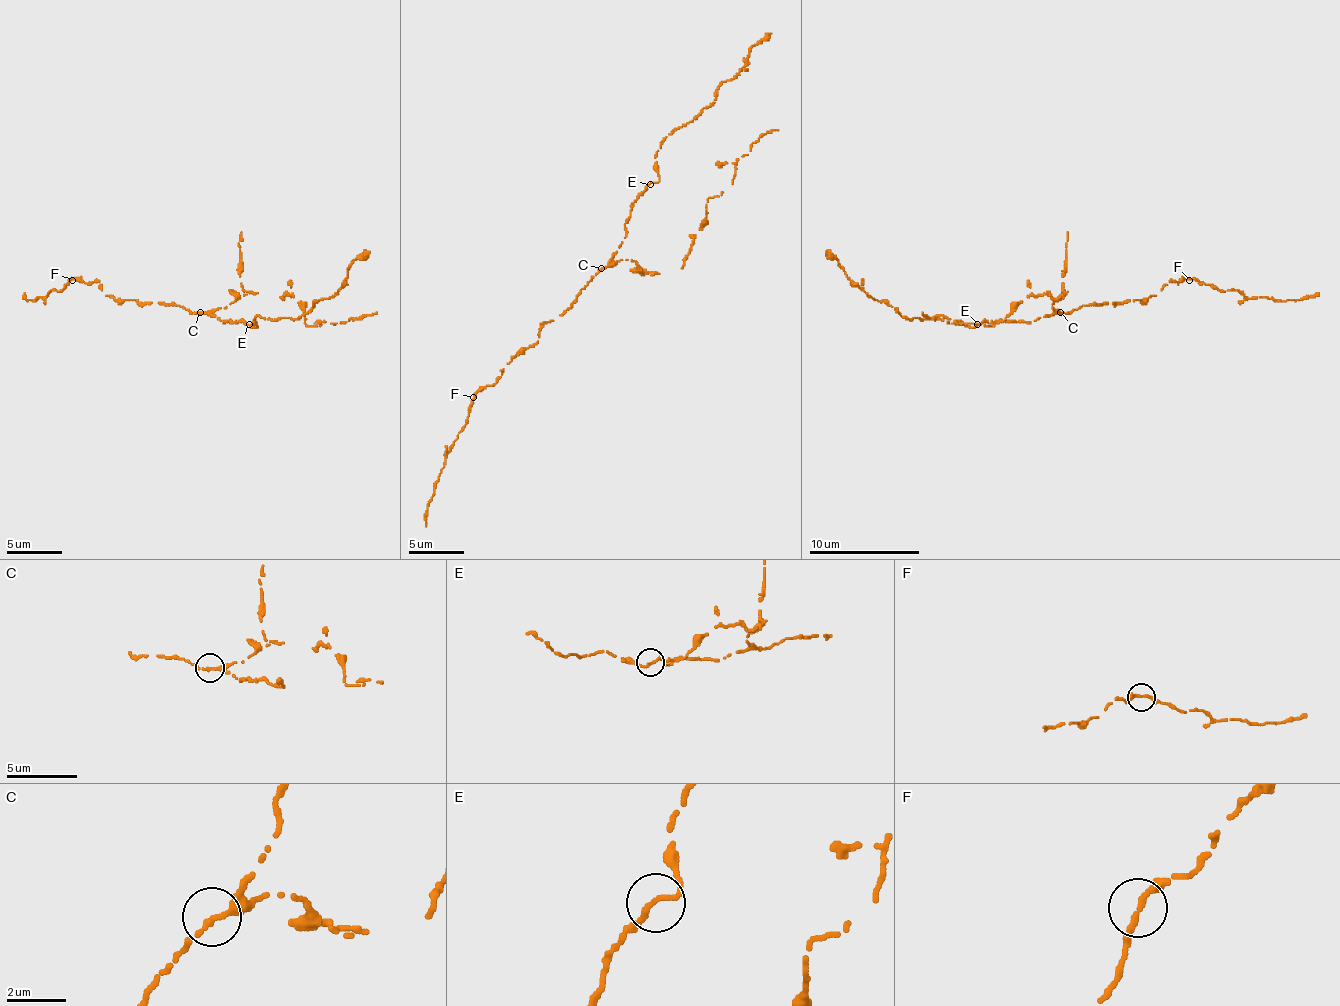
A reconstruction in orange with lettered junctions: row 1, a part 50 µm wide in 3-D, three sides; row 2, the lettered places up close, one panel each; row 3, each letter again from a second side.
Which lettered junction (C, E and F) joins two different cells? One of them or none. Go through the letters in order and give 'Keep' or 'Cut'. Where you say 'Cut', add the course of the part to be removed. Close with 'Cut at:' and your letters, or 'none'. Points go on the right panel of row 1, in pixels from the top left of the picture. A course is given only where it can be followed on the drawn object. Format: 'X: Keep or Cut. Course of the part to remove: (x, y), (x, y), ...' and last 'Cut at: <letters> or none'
C: Cut
E: Keep
F: Keep
Cut at: C

